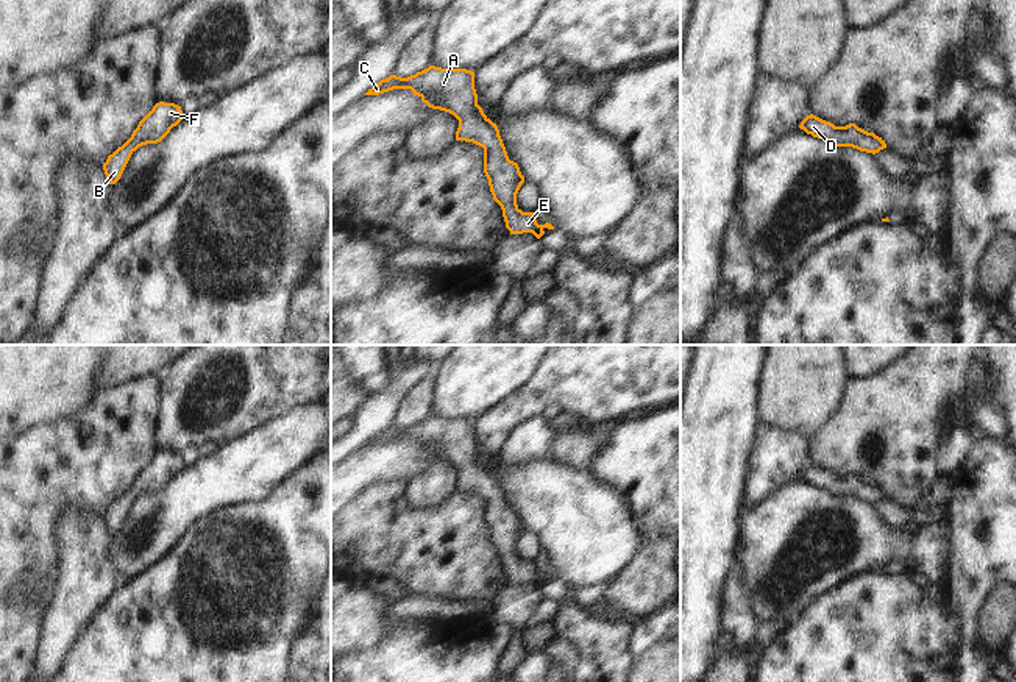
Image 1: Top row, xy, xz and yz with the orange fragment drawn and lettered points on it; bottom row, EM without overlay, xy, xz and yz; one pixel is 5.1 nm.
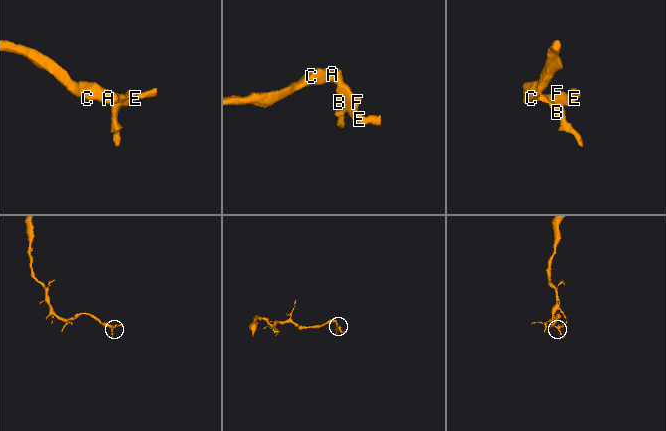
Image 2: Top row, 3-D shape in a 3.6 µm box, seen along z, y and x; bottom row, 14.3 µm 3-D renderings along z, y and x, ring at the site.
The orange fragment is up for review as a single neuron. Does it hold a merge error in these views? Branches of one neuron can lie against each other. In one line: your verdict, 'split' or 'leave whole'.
leave whole

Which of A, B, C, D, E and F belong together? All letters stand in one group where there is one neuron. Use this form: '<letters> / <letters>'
A B C D E F

